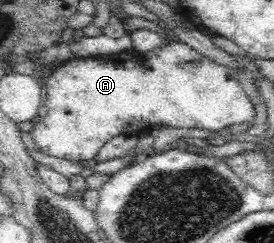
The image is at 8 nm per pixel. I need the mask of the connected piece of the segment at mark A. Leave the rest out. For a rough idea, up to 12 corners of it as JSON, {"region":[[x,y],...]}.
{"region":[[186,43],[73,57],[44,82],[38,151],[230,129],[255,107]]}

